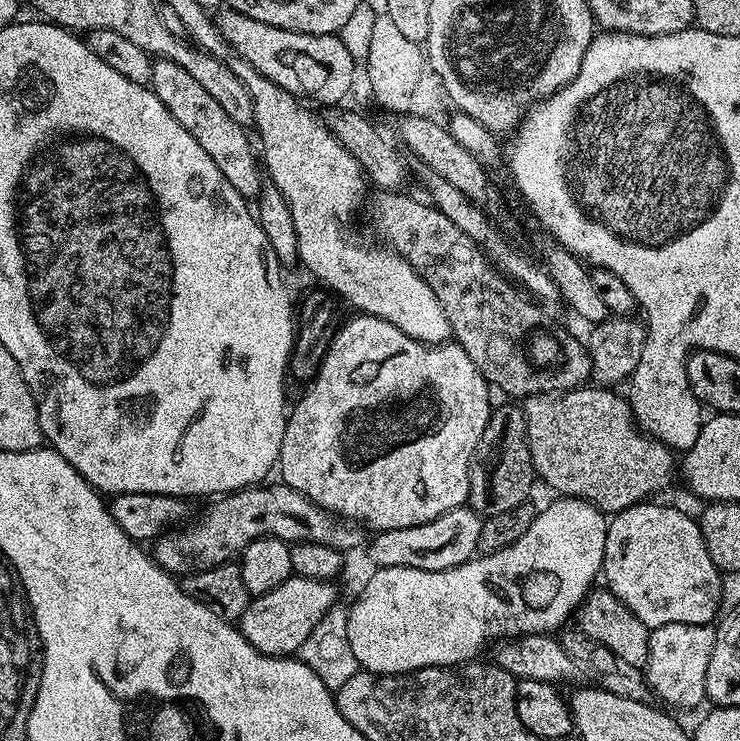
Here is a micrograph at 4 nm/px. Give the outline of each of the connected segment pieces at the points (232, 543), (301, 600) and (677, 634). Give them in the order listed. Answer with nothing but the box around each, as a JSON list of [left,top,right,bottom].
[[154,483,365,574],[238,574,337,657],[646,622,716,709]]

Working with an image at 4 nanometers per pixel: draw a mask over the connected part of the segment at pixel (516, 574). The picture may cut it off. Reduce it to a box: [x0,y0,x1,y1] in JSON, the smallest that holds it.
[346,498,609,676]

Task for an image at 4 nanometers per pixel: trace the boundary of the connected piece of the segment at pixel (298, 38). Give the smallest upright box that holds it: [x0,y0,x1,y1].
[218,10,358,106]

